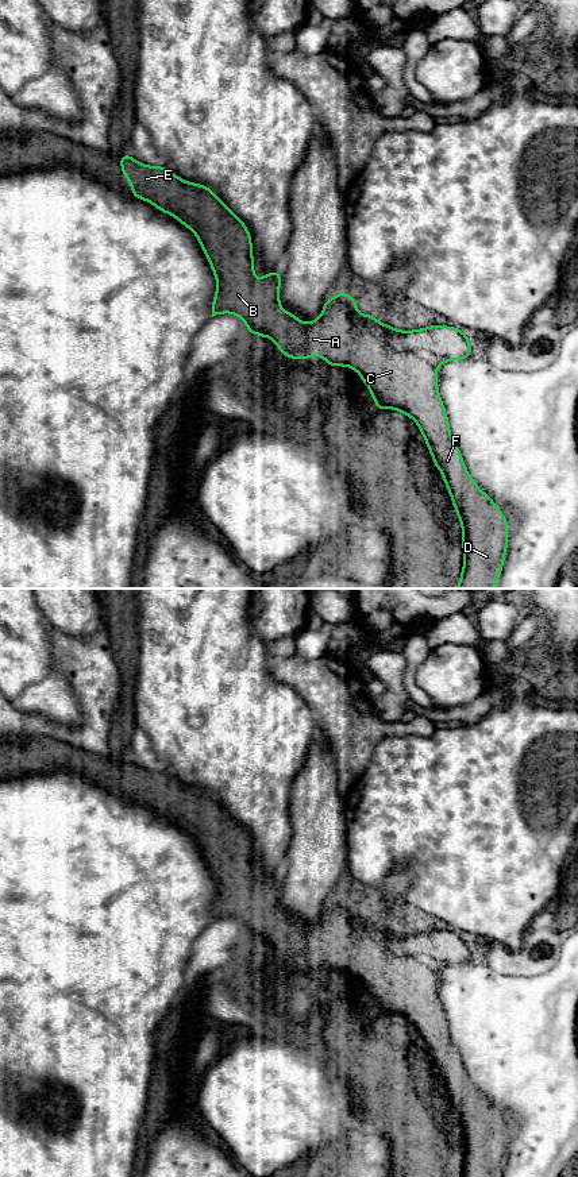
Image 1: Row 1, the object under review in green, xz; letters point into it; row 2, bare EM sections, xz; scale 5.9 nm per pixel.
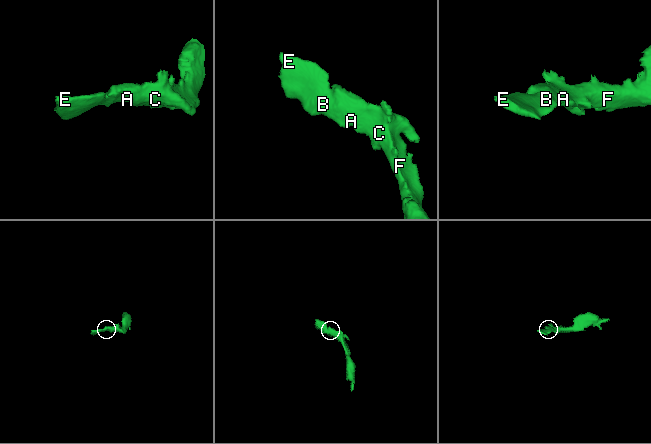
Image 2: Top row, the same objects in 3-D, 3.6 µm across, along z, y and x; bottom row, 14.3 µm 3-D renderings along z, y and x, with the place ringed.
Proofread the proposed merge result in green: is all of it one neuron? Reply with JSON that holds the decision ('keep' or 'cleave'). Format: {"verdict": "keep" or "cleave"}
{"verdict": "keep"}

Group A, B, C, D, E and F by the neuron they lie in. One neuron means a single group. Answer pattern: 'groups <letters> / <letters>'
groups A B C D E F

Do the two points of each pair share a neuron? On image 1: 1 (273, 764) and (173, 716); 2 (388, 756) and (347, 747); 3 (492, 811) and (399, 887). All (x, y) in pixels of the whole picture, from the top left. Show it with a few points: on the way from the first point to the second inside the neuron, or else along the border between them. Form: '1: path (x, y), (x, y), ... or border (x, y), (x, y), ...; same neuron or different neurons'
1: path (249, 740), (232, 730), (197, 730); same neuron
2: border (401, 736), (384, 737), (355, 779); different neurons
3: border (403, 864), (412, 873), (407, 903); different neurons

